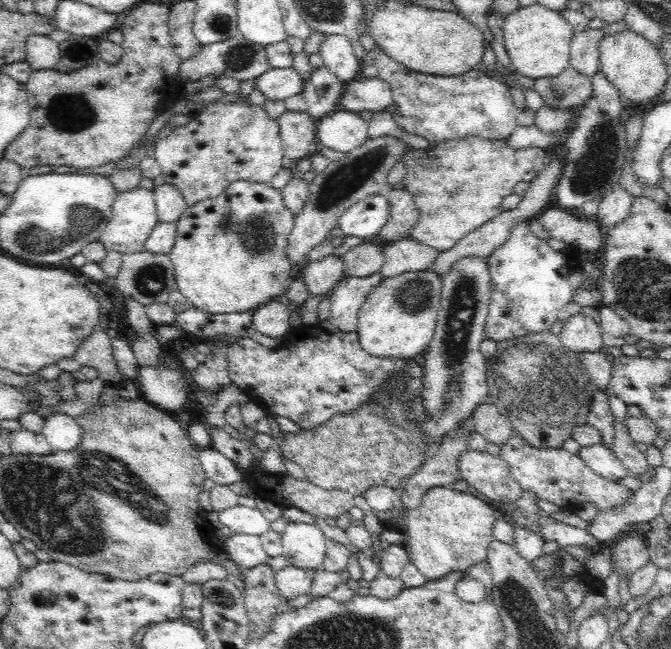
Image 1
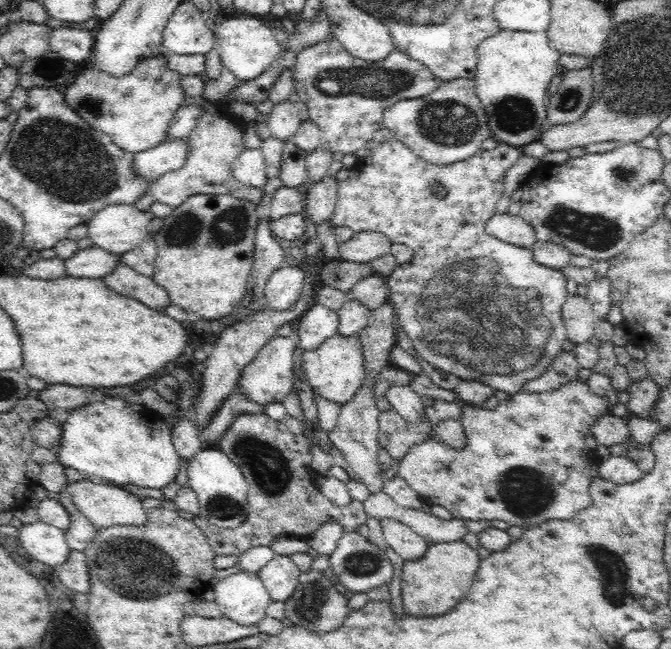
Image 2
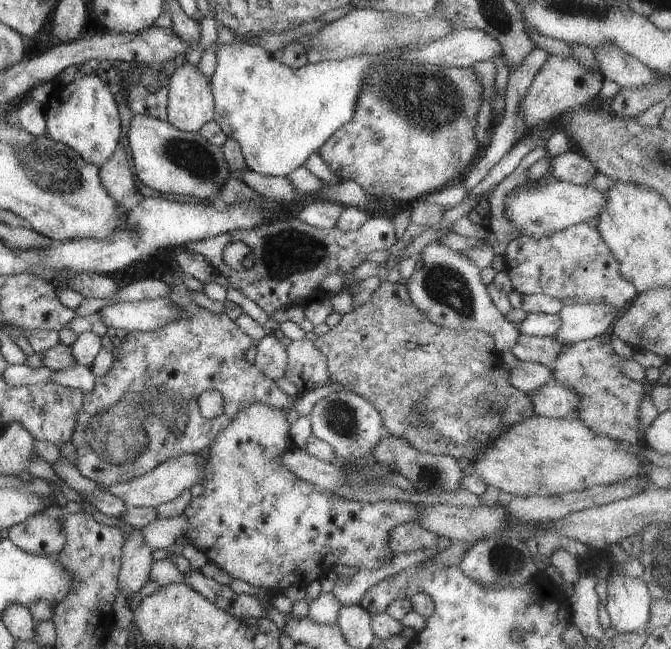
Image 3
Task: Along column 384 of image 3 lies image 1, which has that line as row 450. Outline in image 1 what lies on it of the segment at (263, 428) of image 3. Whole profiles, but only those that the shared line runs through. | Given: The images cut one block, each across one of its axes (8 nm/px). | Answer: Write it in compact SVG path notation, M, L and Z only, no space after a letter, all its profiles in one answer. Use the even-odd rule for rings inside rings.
M515 435L501 446L500 457L509 465L511 477L518 481L523 491L530 491L562 509L576 509L590 502L600 512L612 510L632 498L633 486L606 480L590 469L579 455L572 455L562 448L532 447L527 440Z

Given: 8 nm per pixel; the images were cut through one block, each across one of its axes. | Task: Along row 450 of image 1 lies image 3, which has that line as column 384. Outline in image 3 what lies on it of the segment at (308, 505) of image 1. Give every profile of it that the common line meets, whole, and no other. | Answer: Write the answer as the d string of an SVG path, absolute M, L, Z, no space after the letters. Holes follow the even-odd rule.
M294 216L286 220L274 220L254 228L230 230L199 242L188 242L186 248L202 254L204 258L228 278L228 282L238 288L246 298L256 302L266 314L271 317L280 308L302 305L312 299L311 295L320 289L320 282L332 272L344 272L346 277L362 262L366 254L374 250L389 250L396 242L396 232L393 218L388 216L369 216L354 232L342 232L336 228L317 228L301 222ZM232 242L244 242L252 250L254 266L249 270L234 270L230 268L222 252Z

